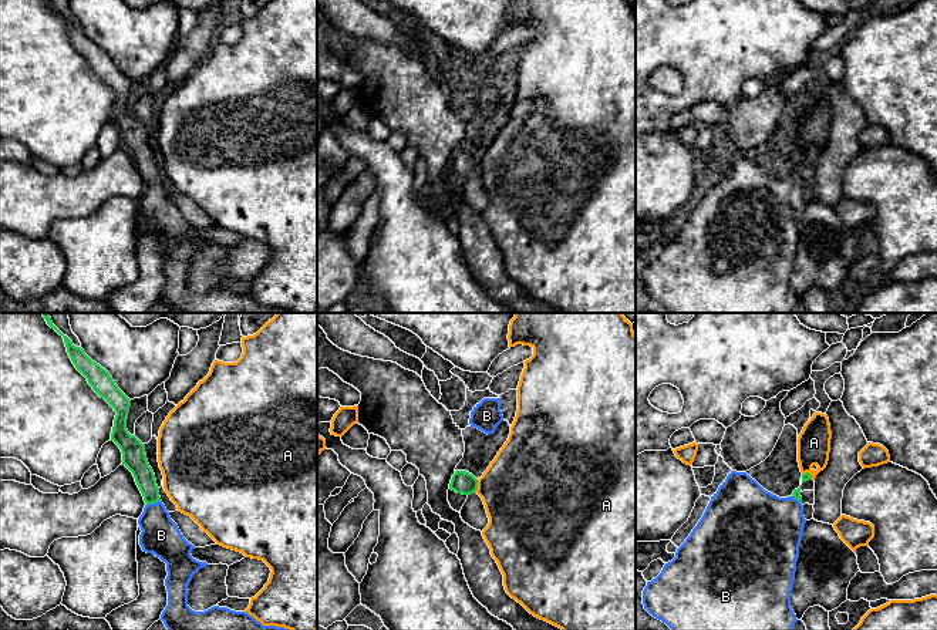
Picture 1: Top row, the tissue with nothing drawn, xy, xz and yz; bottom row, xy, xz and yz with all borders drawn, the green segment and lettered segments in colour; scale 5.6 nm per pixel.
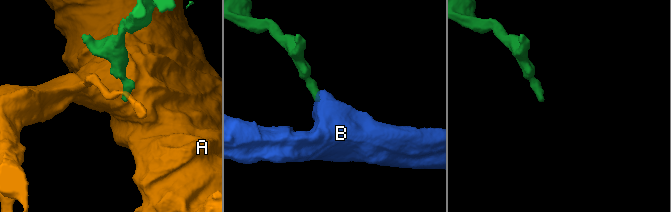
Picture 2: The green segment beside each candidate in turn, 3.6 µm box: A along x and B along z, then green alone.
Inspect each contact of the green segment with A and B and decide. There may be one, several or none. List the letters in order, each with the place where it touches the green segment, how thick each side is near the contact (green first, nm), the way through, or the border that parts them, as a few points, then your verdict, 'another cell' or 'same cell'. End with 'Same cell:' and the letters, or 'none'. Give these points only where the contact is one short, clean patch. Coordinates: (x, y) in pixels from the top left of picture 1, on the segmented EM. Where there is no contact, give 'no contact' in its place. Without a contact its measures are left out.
A: xz (477, 485) | 130/460 nm | along xz (478, 479), (475, 491) | another cell
B: xy (152, 502) | 120/220 nm | across xy (137, 462), (151, 492), (152, 502), (155, 524), (161, 535) | same cell
Same cell: B

